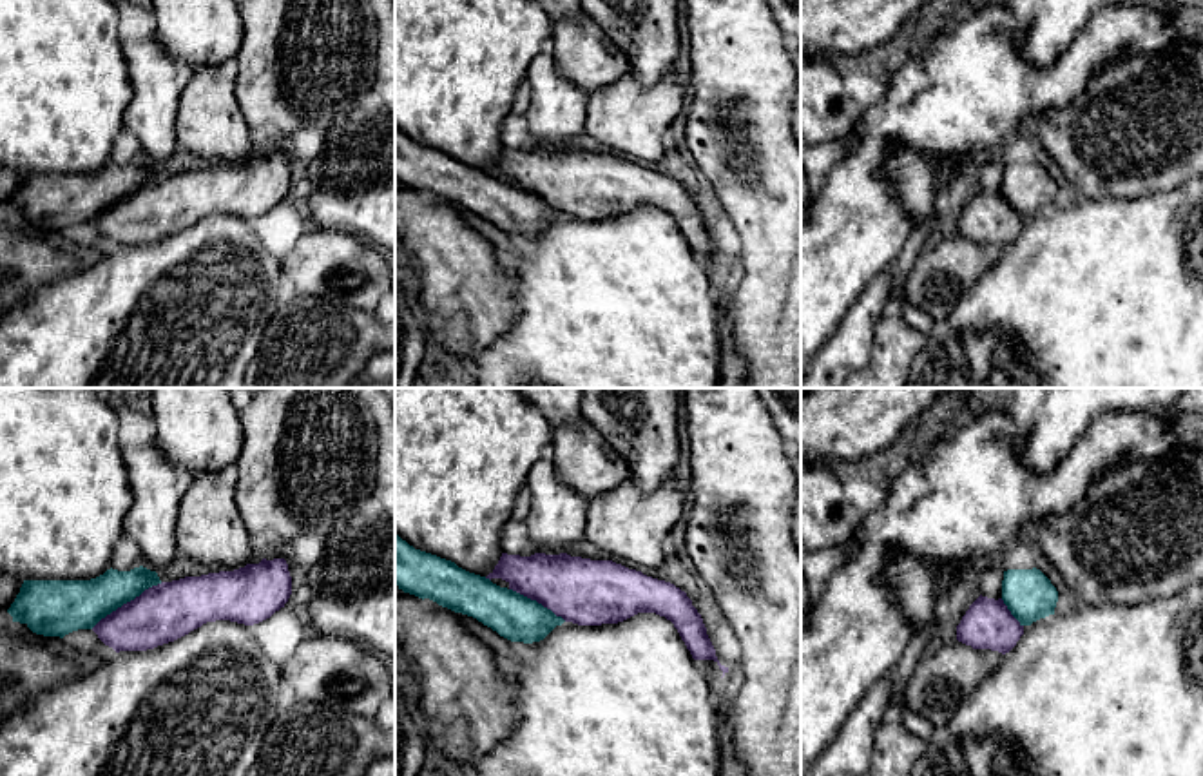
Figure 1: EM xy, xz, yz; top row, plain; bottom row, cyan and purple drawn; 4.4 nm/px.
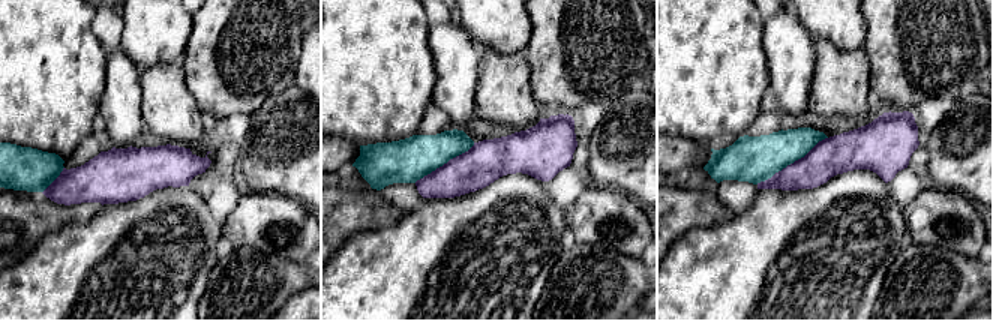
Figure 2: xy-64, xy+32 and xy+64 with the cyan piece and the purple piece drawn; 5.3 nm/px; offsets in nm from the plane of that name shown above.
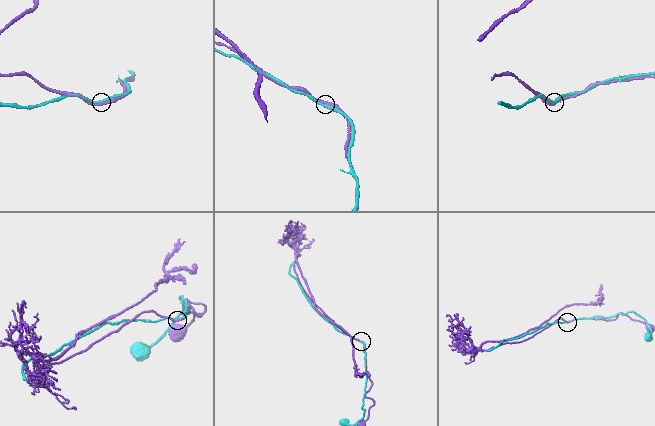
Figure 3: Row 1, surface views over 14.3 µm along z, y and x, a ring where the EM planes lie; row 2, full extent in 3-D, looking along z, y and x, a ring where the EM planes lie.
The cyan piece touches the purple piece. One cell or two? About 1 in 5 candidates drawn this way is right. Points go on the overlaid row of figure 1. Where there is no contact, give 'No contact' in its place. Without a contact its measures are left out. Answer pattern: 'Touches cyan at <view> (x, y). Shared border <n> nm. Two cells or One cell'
Touches cyan at xy (125, 602). Shared border 380 nm. Two cells

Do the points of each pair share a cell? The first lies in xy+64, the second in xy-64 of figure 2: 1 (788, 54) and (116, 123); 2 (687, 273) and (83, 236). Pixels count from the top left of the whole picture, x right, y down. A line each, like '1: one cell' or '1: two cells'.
1: one cell
2: one cell

